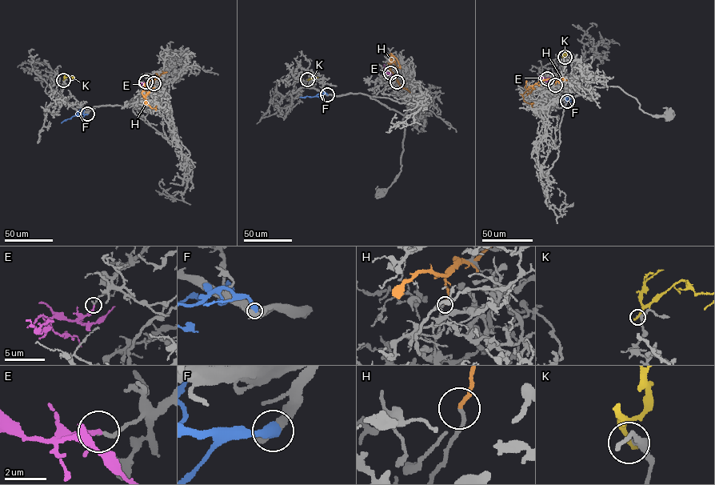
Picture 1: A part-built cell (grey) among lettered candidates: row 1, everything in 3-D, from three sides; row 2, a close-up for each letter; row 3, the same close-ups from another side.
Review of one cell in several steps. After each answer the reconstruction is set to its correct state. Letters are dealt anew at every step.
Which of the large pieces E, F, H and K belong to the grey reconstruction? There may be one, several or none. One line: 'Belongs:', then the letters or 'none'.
Belongs: E

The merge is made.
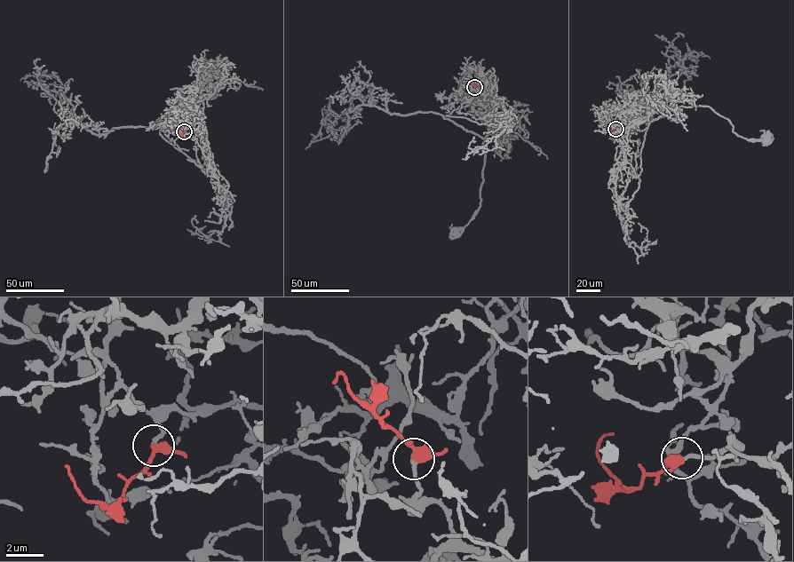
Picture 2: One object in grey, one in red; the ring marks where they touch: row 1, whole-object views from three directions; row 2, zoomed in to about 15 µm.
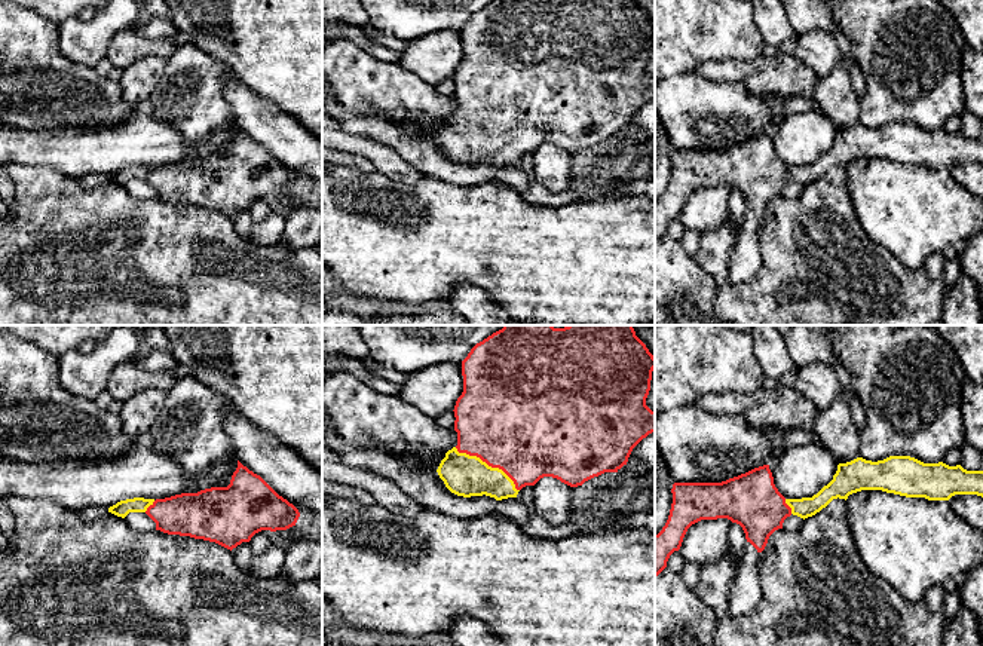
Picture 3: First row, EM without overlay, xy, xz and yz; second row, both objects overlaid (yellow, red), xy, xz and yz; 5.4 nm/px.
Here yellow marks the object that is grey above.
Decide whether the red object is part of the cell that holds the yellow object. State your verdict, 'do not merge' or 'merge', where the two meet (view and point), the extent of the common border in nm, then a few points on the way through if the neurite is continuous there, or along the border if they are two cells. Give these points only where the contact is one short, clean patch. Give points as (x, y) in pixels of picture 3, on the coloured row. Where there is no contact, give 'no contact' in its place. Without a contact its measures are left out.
merge | xz (487, 465) | 420 nm | across xz (465, 475), (477, 465), (487, 465), (510, 425)

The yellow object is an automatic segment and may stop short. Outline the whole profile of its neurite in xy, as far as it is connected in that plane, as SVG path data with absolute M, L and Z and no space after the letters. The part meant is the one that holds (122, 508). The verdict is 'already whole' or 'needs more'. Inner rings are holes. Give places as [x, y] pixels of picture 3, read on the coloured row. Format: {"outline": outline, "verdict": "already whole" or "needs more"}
{"outline": "M239 460L227 487L211 487L197 493L181 493L156 500L126 499L110 506L108 512L122 518L129 512L146 512L156 523L156 530L215 542L230 551L242 542L249 542L261 530L287 530L295 526L300 517L293 503L279 496L260 475Z", "verdict": "needs more"}

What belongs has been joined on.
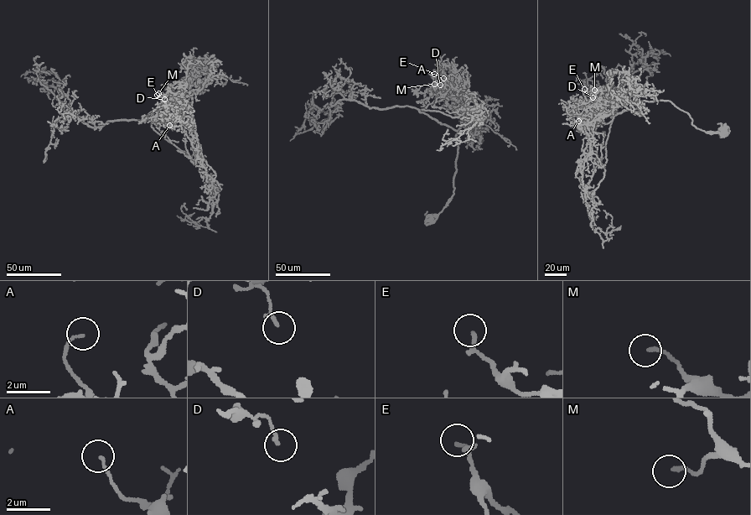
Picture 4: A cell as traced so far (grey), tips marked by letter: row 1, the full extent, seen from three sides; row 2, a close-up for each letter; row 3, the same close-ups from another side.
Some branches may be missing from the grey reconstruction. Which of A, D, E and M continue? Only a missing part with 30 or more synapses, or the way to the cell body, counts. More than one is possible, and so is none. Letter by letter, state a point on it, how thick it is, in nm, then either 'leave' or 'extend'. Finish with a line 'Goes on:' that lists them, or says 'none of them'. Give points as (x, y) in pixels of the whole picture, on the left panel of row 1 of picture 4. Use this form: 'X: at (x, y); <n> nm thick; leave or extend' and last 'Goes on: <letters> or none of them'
A: at (169, 125); 120 nm thick; leave
D: at (164, 99); 140 nm thick; leave
E: at (157, 95); 120 nm thick; leave
M: at (158, 93); 160 nm thick; leave
Goes on: none of them

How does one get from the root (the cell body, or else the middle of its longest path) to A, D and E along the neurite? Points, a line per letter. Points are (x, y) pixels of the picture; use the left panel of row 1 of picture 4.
A: (171, 92), (191, 92), (189, 74), (185, 81), (191, 95), (175, 116), (177, 122), (169, 125)
D: (171, 92), (183, 96), (191, 92), (189, 74), (185, 81), (189, 88), (175, 83), (160, 95), (164, 99)
E: (171, 92), (183, 96), (191, 92), (189, 74), (185, 81), (189, 88), (176, 83), (165, 95), (157, 95)

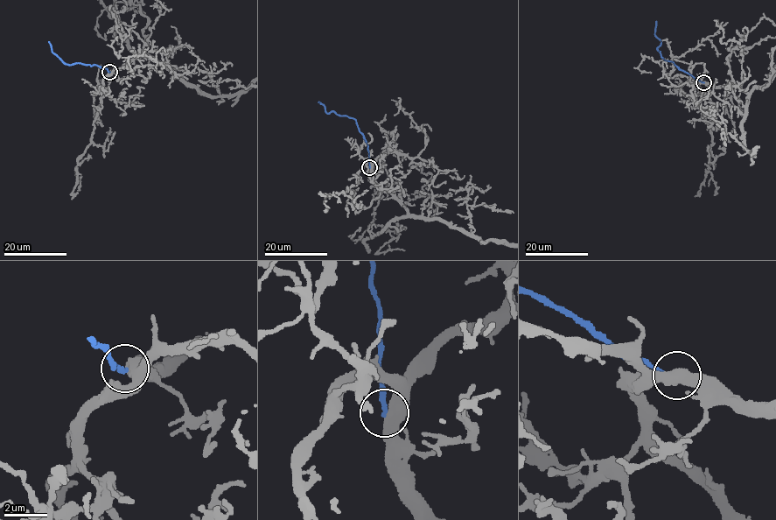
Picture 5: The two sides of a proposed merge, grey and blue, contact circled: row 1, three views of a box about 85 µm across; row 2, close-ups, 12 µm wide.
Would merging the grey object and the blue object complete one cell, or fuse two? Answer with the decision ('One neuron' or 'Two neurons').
Two neurons

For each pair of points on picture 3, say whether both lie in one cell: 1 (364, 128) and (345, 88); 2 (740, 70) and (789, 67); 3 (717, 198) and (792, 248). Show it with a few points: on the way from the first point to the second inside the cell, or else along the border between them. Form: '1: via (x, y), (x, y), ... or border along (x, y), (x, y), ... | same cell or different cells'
1: border along (339, 104), (368, 115), (388, 116) | different cells
2: via (752, 70), (777, 70) | same cell
3: border along (726, 222), (703, 235) | different cells

